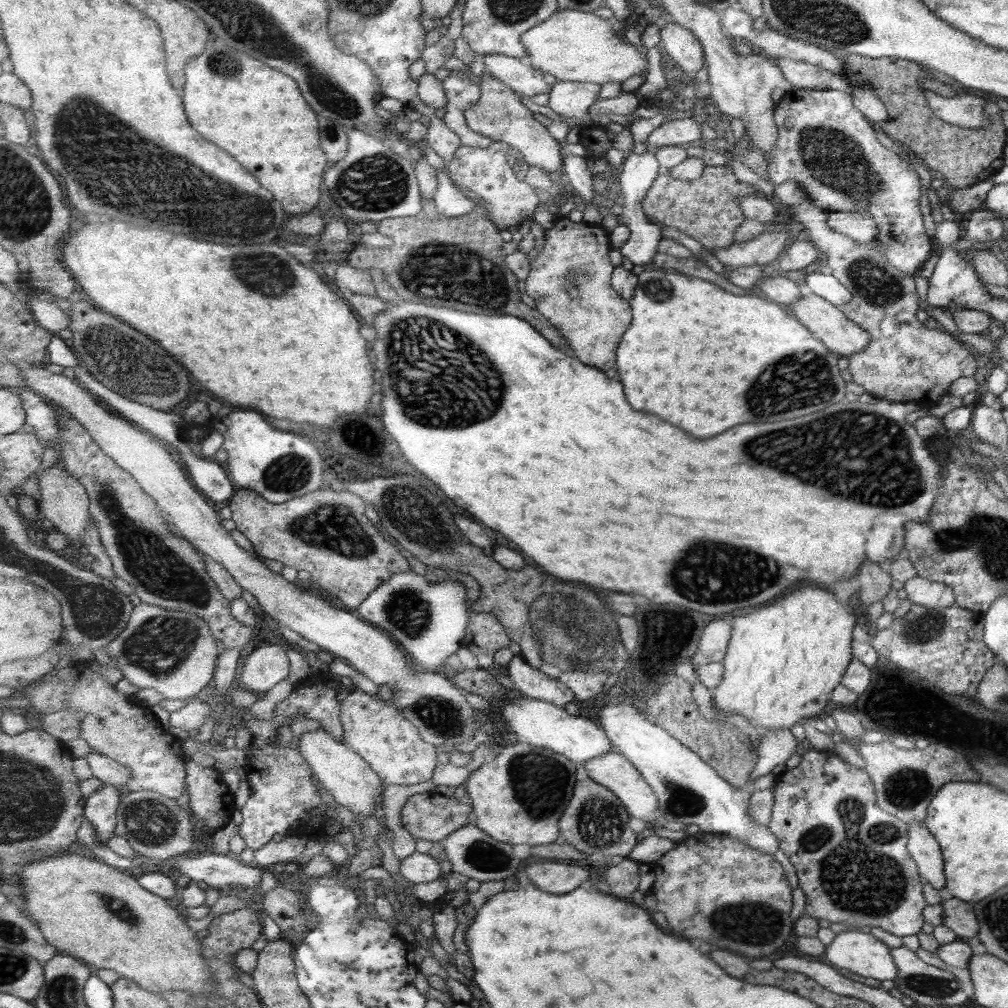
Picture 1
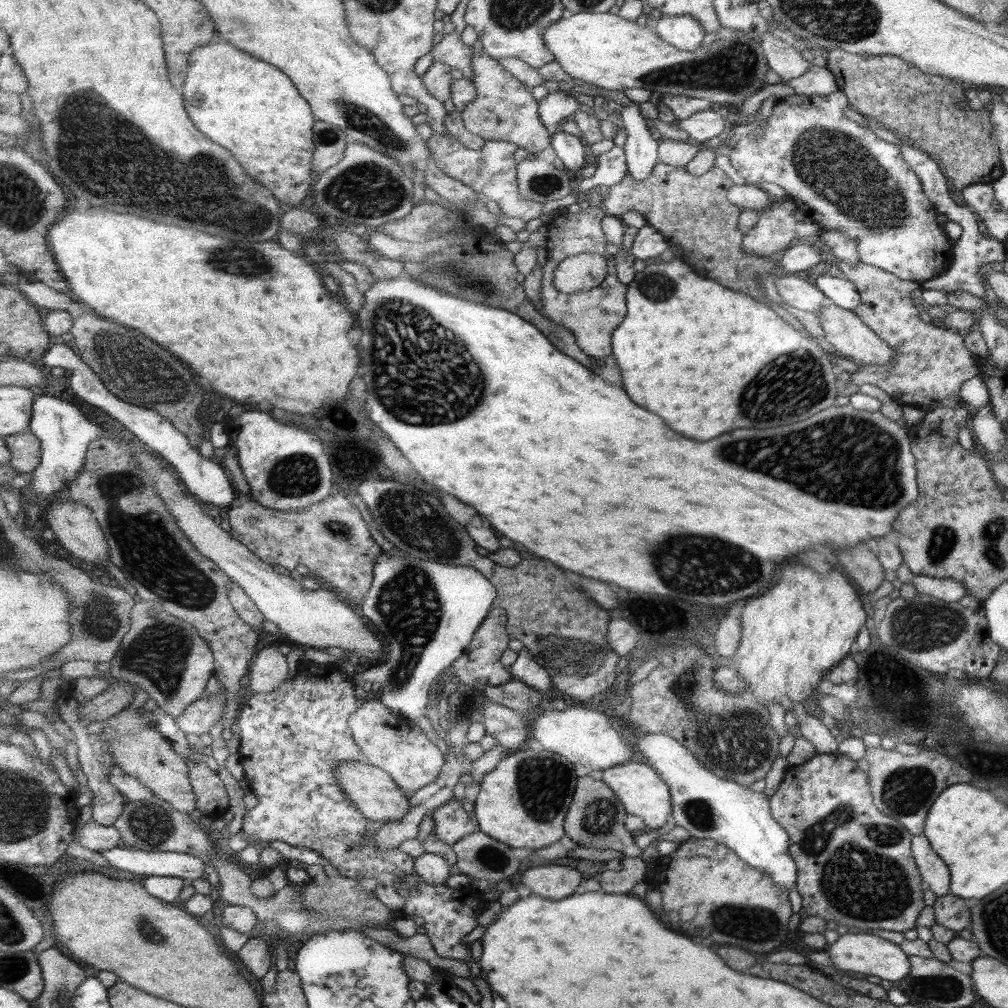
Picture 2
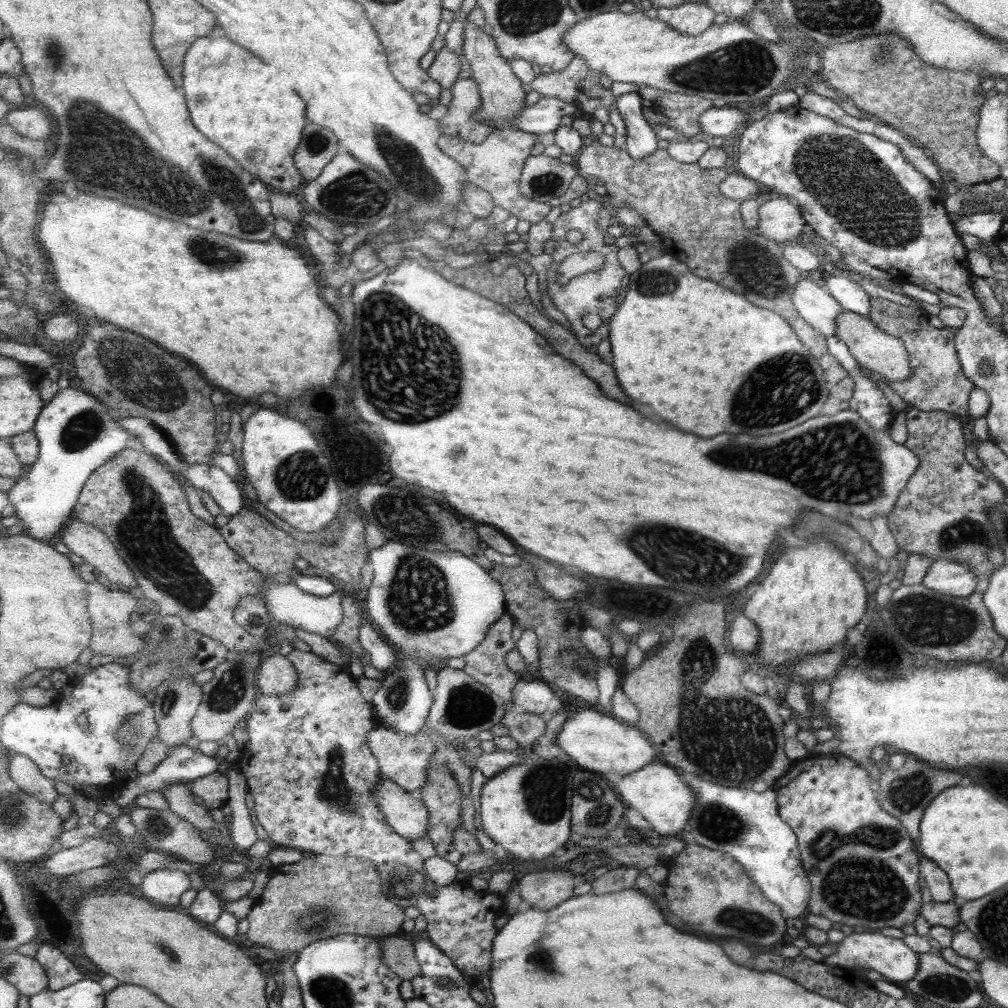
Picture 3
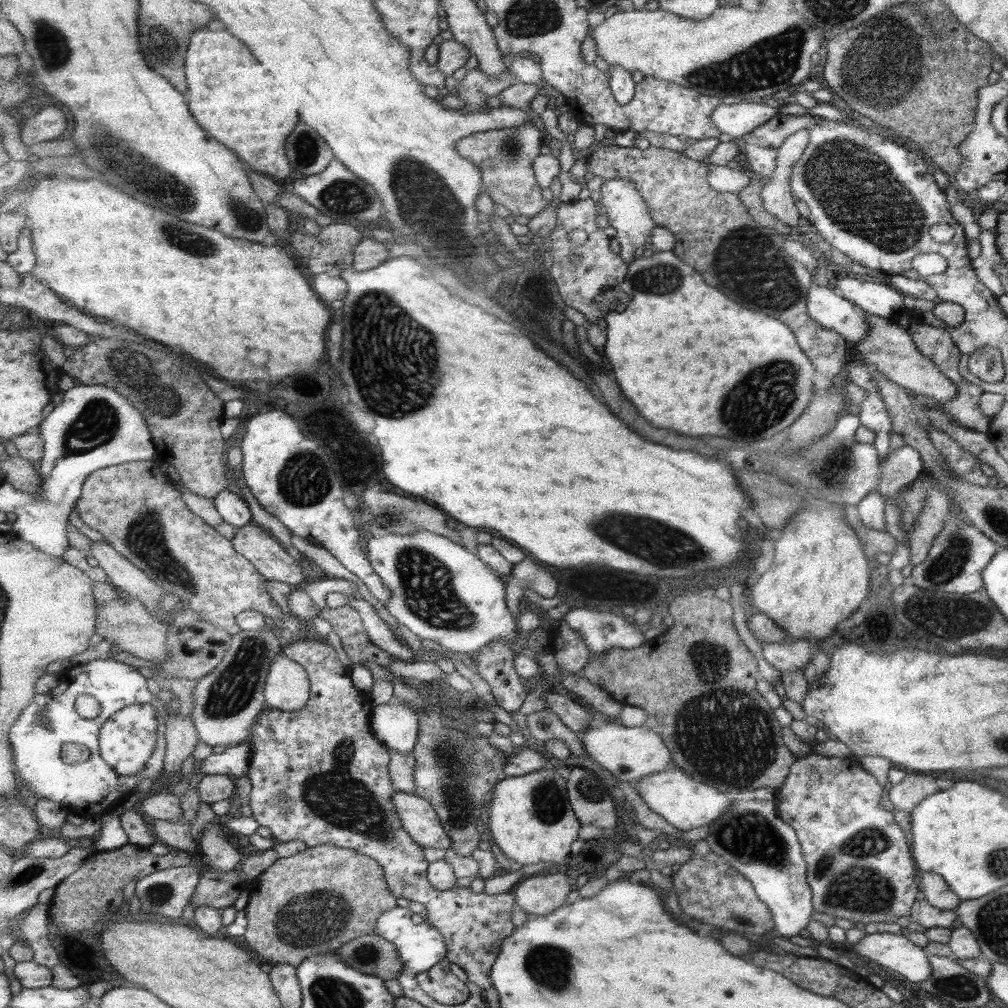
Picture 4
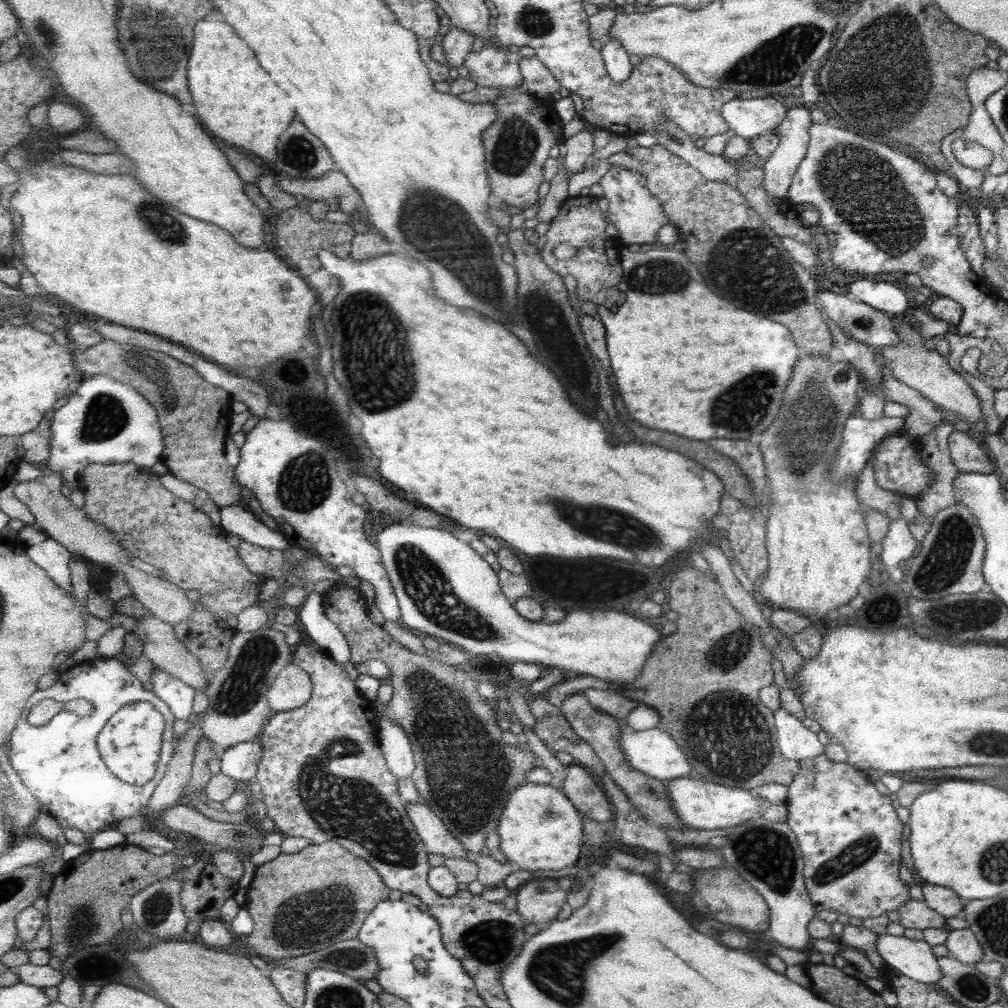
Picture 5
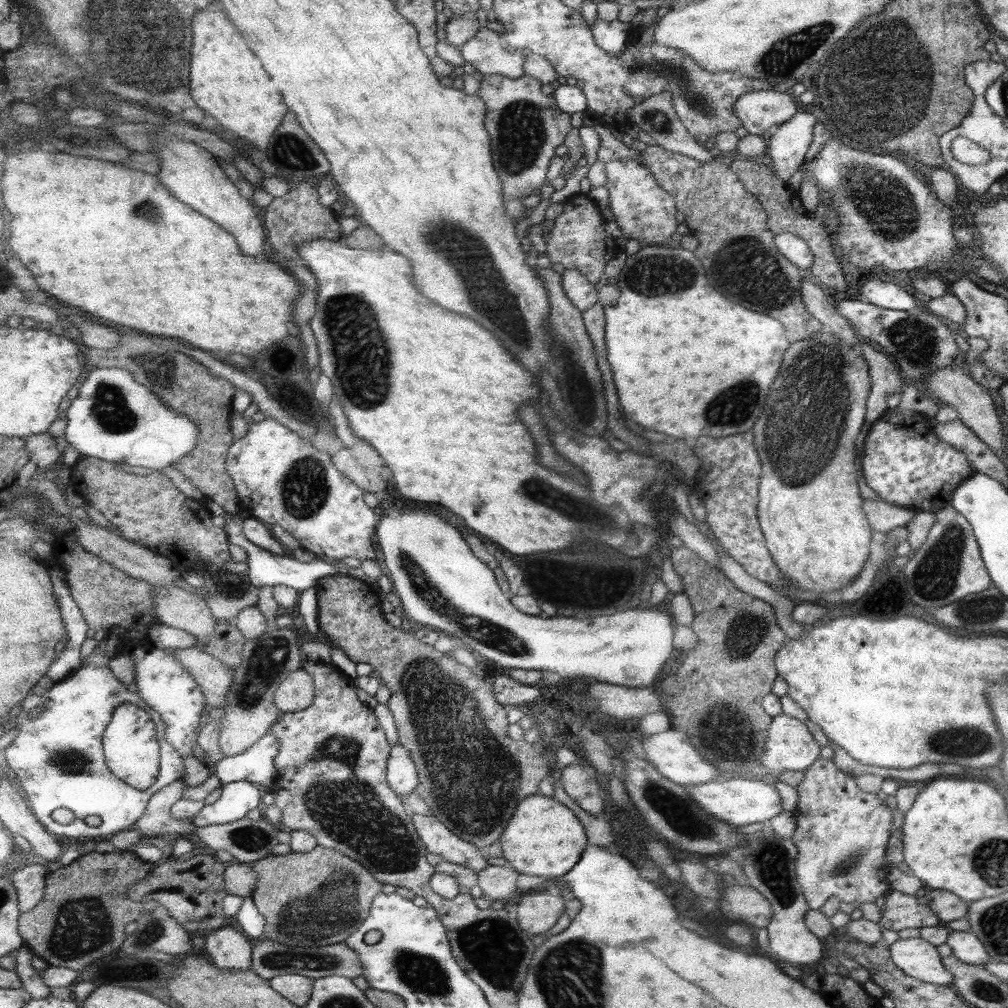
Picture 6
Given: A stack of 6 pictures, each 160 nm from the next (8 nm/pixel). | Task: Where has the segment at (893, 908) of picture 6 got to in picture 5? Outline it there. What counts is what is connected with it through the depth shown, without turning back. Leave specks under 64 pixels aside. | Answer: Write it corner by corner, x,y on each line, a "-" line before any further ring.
910,898
896,912
899,914
899,924
903,928
923,930
924,928
941,928
945,925
944,918
931,910
923,901

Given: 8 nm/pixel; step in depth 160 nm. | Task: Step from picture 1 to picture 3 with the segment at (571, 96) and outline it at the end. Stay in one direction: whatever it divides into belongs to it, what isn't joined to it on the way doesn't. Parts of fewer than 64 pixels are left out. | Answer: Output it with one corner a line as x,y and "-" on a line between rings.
542,96
533,106
528,106
516,116
515,129
534,134
556,132
561,126
563,116
573,116
579,108
561,100

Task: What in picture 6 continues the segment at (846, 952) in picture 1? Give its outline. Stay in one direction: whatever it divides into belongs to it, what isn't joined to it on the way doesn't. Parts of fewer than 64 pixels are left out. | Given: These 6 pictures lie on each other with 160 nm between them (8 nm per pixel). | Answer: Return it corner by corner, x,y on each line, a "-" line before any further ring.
921,937
897,939
886,945
892,963
911,978
937,985
949,985
951,974
941,964
935,947

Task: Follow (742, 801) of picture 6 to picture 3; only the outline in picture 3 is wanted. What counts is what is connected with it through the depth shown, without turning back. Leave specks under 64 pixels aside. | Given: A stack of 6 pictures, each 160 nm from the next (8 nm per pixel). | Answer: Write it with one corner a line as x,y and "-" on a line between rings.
648,764
636,773
622,776
615,788
622,794
628,807
638,810
651,823
652,832
663,837
683,834
683,828
687,826
694,806
698,803
696,792
681,780
681,774
663,764

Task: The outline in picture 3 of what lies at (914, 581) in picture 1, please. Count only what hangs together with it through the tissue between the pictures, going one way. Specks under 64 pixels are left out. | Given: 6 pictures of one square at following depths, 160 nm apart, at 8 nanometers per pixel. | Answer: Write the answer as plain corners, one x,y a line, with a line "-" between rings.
937,559
925,570
921,585
939,594
964,597
975,590
977,581
967,565
951,559

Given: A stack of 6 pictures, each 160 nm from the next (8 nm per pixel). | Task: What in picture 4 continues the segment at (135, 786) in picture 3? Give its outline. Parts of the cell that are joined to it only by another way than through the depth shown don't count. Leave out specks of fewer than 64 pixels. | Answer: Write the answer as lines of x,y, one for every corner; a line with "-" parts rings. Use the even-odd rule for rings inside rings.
248,742
227,746
222,753
212,753
206,759
200,761
203,776
207,774
226,774
230,777
247,777
253,753
252,746
-
135,792
127,800
117,805
112,811
103,814
101,836
95,846
99,851
109,851
121,848
130,843
128,835
125,833
121,822
121,815
130,809
138,808
141,794

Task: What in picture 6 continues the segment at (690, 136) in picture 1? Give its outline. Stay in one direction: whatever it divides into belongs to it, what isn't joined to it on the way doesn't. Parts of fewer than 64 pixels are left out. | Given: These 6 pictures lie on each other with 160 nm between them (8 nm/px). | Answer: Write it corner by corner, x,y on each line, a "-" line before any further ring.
753,90
736,102
736,118
747,133
760,135
796,114
795,104
783,91

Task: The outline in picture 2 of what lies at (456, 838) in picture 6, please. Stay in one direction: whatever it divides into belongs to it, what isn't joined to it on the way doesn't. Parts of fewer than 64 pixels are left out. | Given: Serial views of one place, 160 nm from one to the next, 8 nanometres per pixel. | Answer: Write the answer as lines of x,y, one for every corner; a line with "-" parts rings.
343,761
336,766
338,783
345,794
355,803
355,806
371,820
371,822
393,822
402,819
410,811
410,799
405,791
398,786
393,777
383,768
373,766
363,761

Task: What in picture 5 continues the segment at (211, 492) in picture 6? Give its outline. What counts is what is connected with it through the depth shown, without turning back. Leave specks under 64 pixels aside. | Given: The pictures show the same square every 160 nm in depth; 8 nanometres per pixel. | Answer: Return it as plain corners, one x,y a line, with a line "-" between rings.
105,339
92,347
75,351
73,364
82,377
105,374
128,384
145,395
161,414
165,450
162,462
175,477
205,490
217,506
242,504
241,487
233,484
235,467
227,462
225,442
231,424
231,394
210,384
189,364
183,364
170,354

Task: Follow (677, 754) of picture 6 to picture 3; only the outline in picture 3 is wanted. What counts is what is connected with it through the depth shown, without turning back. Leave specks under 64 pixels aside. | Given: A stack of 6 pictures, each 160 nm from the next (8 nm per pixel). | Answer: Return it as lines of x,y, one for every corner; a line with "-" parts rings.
581,709
569,715
558,736
558,745
571,758
572,763
584,770
598,774
608,772
627,776
651,764
657,756
653,744
641,734
641,730
622,720
601,712
601,709

